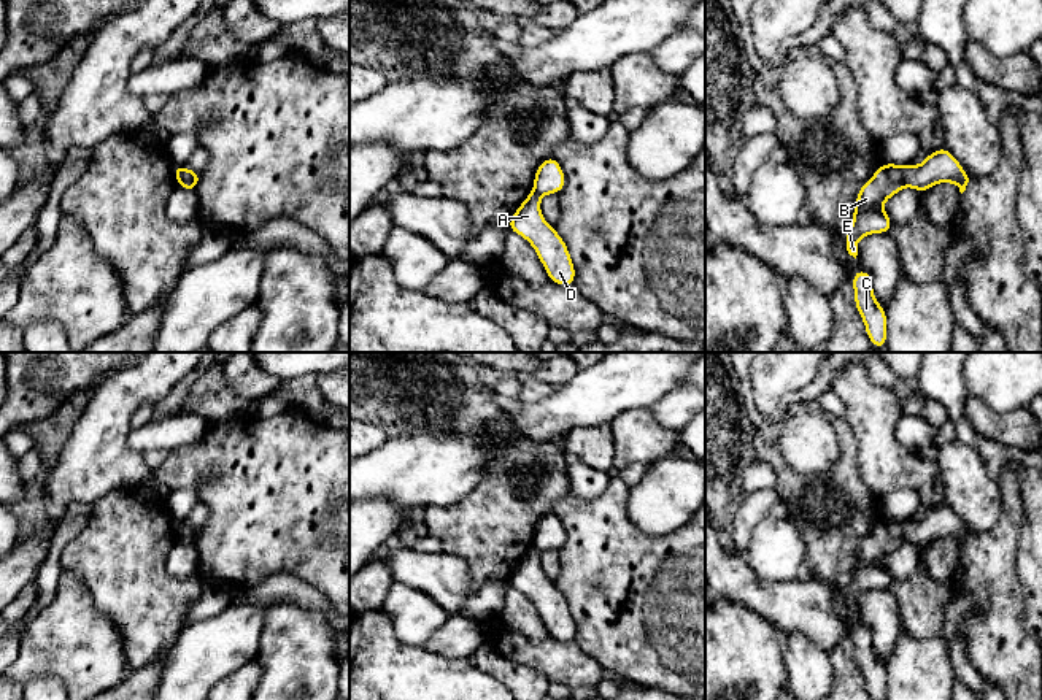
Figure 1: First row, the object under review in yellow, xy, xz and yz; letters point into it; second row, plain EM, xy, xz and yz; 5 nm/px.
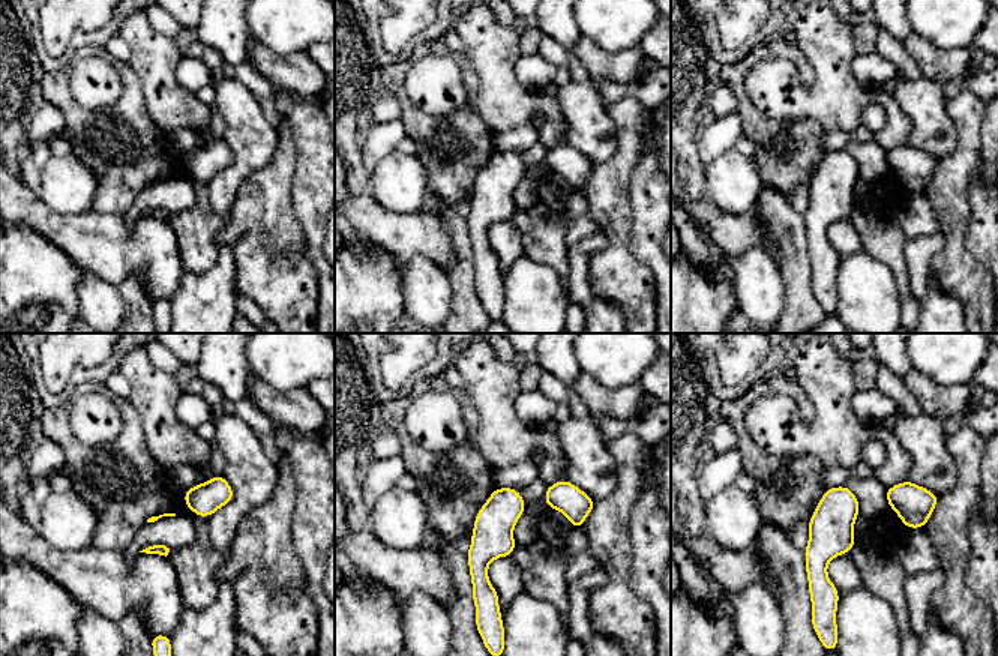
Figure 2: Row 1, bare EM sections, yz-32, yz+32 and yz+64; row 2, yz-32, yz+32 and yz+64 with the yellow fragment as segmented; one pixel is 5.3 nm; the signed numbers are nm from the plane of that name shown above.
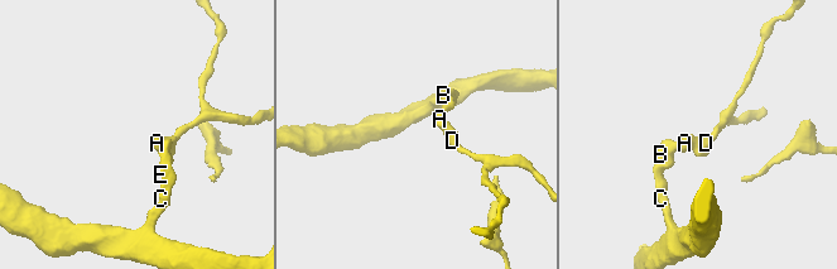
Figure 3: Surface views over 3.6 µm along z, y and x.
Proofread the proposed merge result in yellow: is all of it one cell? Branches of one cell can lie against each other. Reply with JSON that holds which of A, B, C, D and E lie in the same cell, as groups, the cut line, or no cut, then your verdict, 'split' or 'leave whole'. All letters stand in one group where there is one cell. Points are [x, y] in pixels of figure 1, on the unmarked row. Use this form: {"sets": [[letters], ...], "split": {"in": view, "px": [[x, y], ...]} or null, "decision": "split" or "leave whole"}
{"sets": [["A", "D"], ["B", "C", "E"]], "split": {"in": "yz", "px": [[901, 523], [907, 540]]}, "decision": "split"}

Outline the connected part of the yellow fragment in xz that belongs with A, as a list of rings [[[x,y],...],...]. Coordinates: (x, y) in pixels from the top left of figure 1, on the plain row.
[[[531,548],[508,578],[510,587],[526,594],[535,605],[550,637],[559,641],[575,640],[575,621],[567,600],[540,567],[540,551]]]

